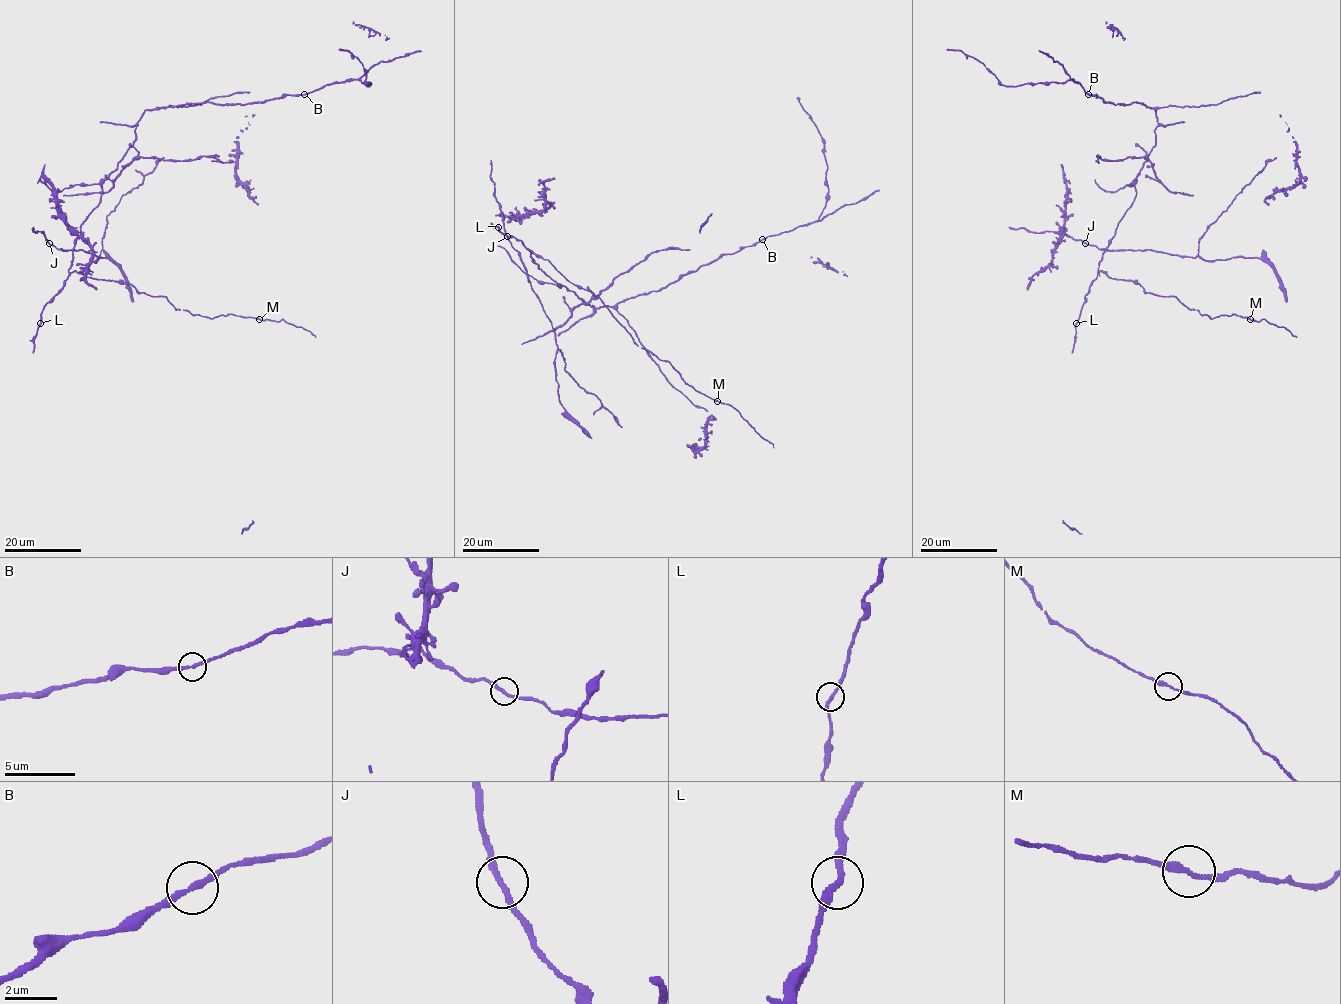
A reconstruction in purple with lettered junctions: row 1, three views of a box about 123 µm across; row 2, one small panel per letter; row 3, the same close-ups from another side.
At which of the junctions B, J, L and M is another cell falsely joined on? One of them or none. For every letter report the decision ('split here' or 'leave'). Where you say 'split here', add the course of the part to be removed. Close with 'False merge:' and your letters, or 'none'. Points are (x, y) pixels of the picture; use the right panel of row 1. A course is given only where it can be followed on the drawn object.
B: leave
J: leave
L: leave
M: leave
False merge: none

